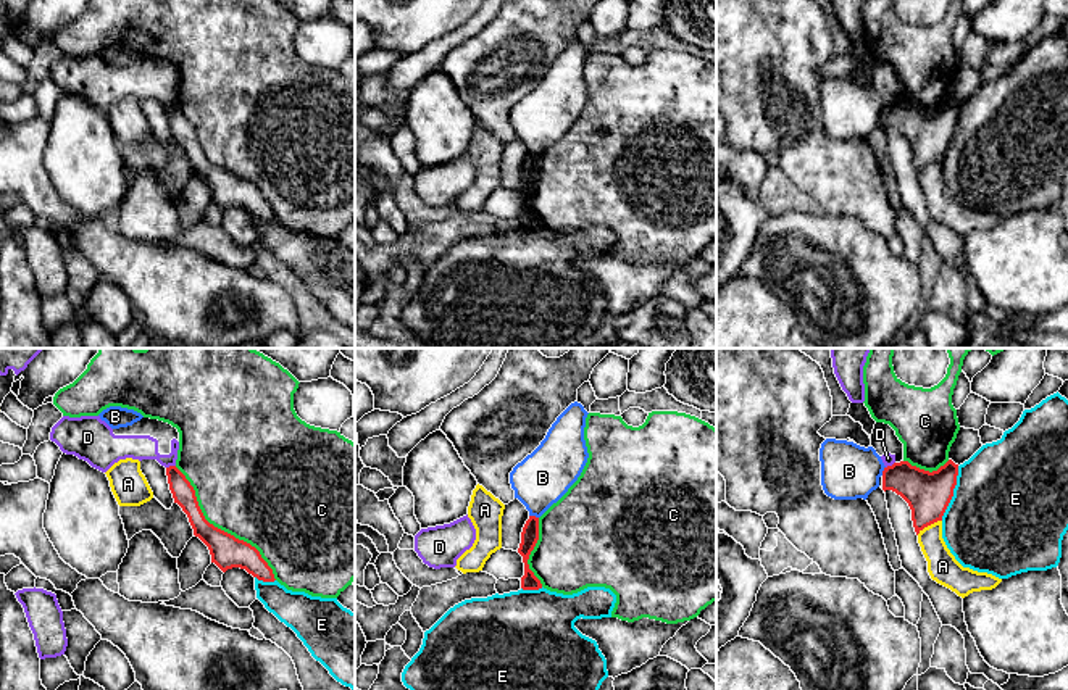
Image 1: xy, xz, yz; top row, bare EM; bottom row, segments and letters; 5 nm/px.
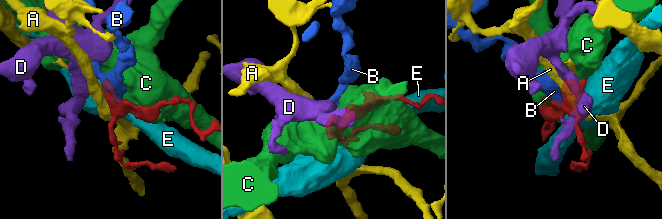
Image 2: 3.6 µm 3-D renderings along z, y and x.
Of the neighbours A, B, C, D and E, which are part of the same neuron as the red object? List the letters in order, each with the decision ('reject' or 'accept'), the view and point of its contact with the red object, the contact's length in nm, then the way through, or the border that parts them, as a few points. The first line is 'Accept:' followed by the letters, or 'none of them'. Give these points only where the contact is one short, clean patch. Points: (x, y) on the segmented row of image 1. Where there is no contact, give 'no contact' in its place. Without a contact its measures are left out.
Accept: none of them
A: reject; contact yz (928, 524); length 150 nm
B: reject; contact xz (534, 516); length 50 nm; border xz (529, 515), (538, 518)
C: reject; contact xy (220, 529); length 750 nm
D: reject; contact xy (170, 466); length 50 nm; border xy (175, 465), (166, 468)
E: reject; contact yz (952, 494); length 280 nm

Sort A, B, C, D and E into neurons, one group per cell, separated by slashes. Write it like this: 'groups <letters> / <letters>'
groups A / B / C / D / E

